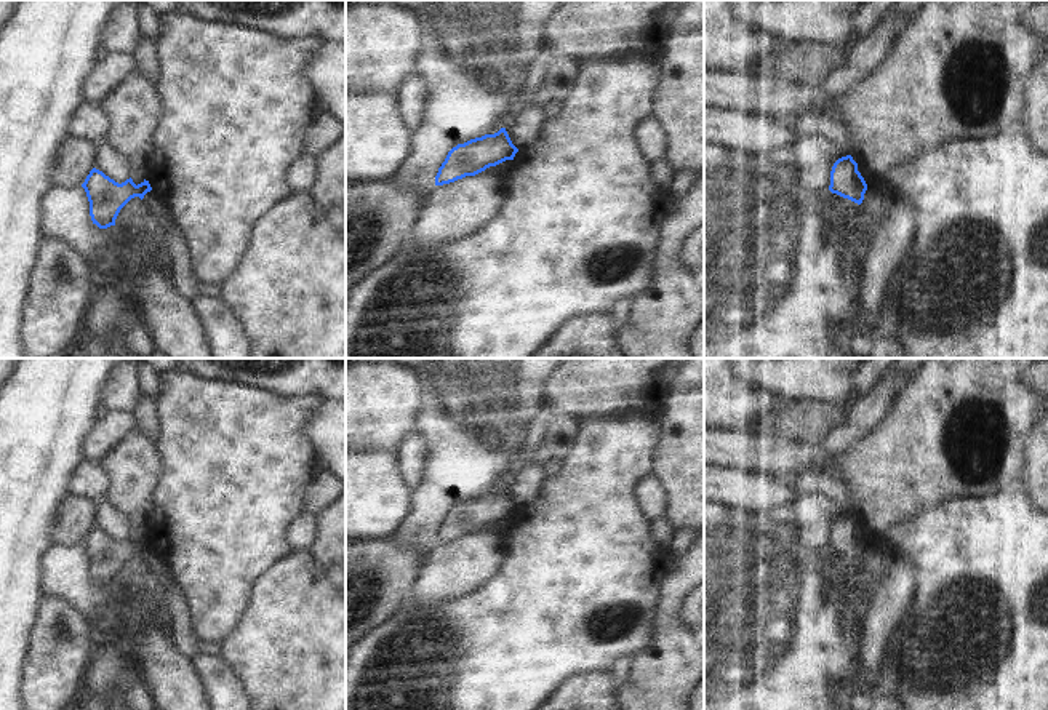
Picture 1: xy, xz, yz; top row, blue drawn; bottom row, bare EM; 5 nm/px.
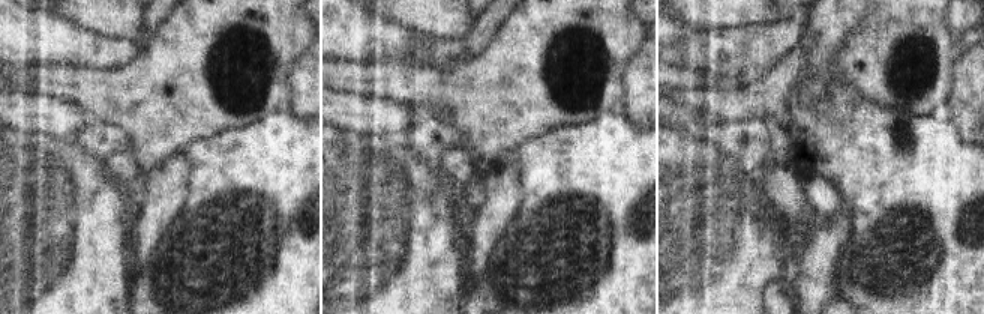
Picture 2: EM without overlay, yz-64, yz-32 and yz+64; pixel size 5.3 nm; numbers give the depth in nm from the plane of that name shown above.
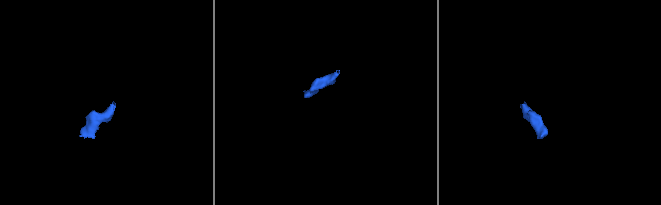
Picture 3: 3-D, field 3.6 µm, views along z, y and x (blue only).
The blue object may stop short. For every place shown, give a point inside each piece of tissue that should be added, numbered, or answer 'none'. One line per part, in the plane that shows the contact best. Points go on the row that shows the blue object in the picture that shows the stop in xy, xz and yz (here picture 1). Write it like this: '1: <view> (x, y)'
none

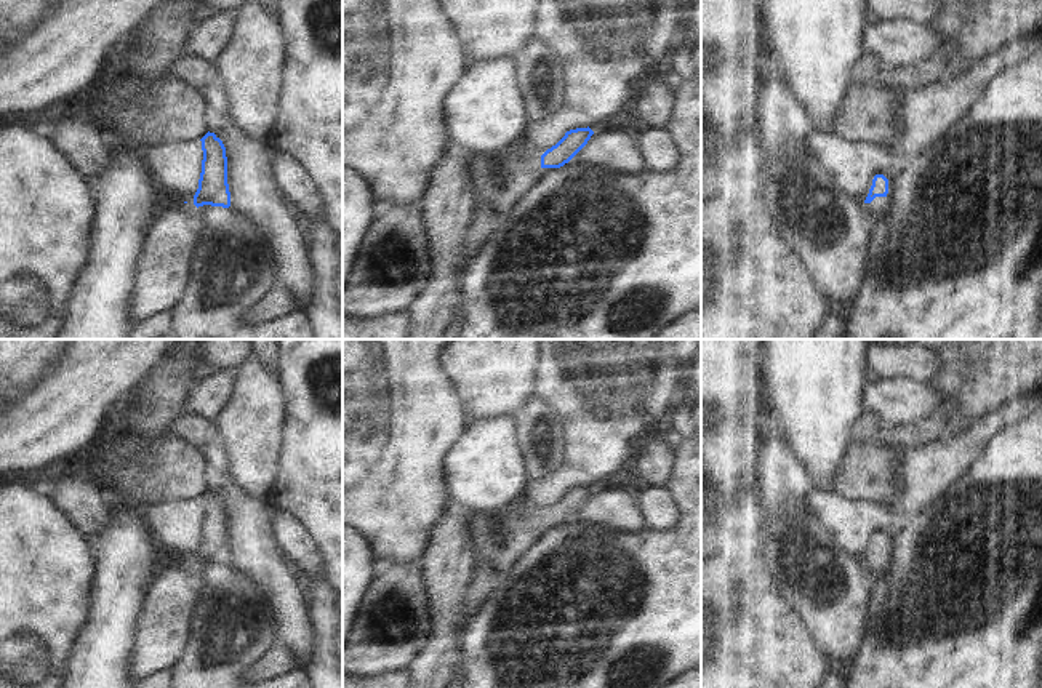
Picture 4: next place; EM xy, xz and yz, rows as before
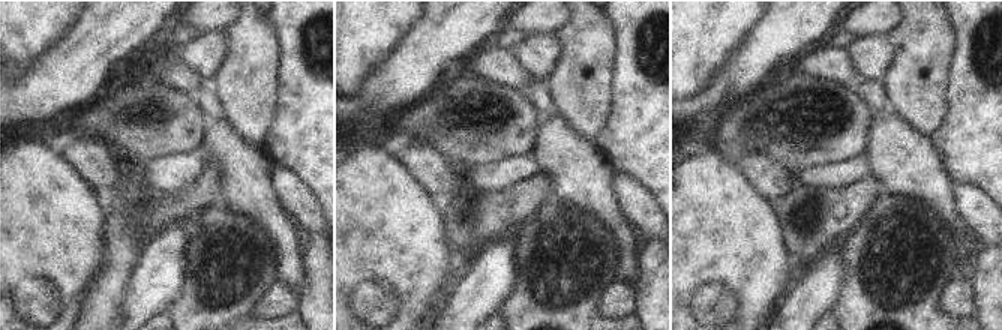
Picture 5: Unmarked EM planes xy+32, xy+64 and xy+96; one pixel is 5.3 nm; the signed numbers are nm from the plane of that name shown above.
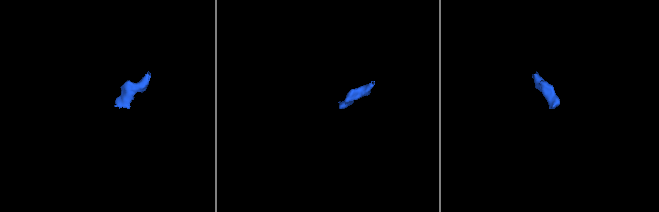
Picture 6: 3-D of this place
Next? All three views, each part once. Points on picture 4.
1: yz (879, 205)

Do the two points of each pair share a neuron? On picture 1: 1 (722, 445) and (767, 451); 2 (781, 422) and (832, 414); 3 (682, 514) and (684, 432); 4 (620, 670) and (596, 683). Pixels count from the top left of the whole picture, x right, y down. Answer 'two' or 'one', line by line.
1: one
2: one
3: one
4: two

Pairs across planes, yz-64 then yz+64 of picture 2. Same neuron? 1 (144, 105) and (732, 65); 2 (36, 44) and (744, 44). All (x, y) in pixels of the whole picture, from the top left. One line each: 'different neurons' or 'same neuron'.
1: different neurons
2: different neurons

